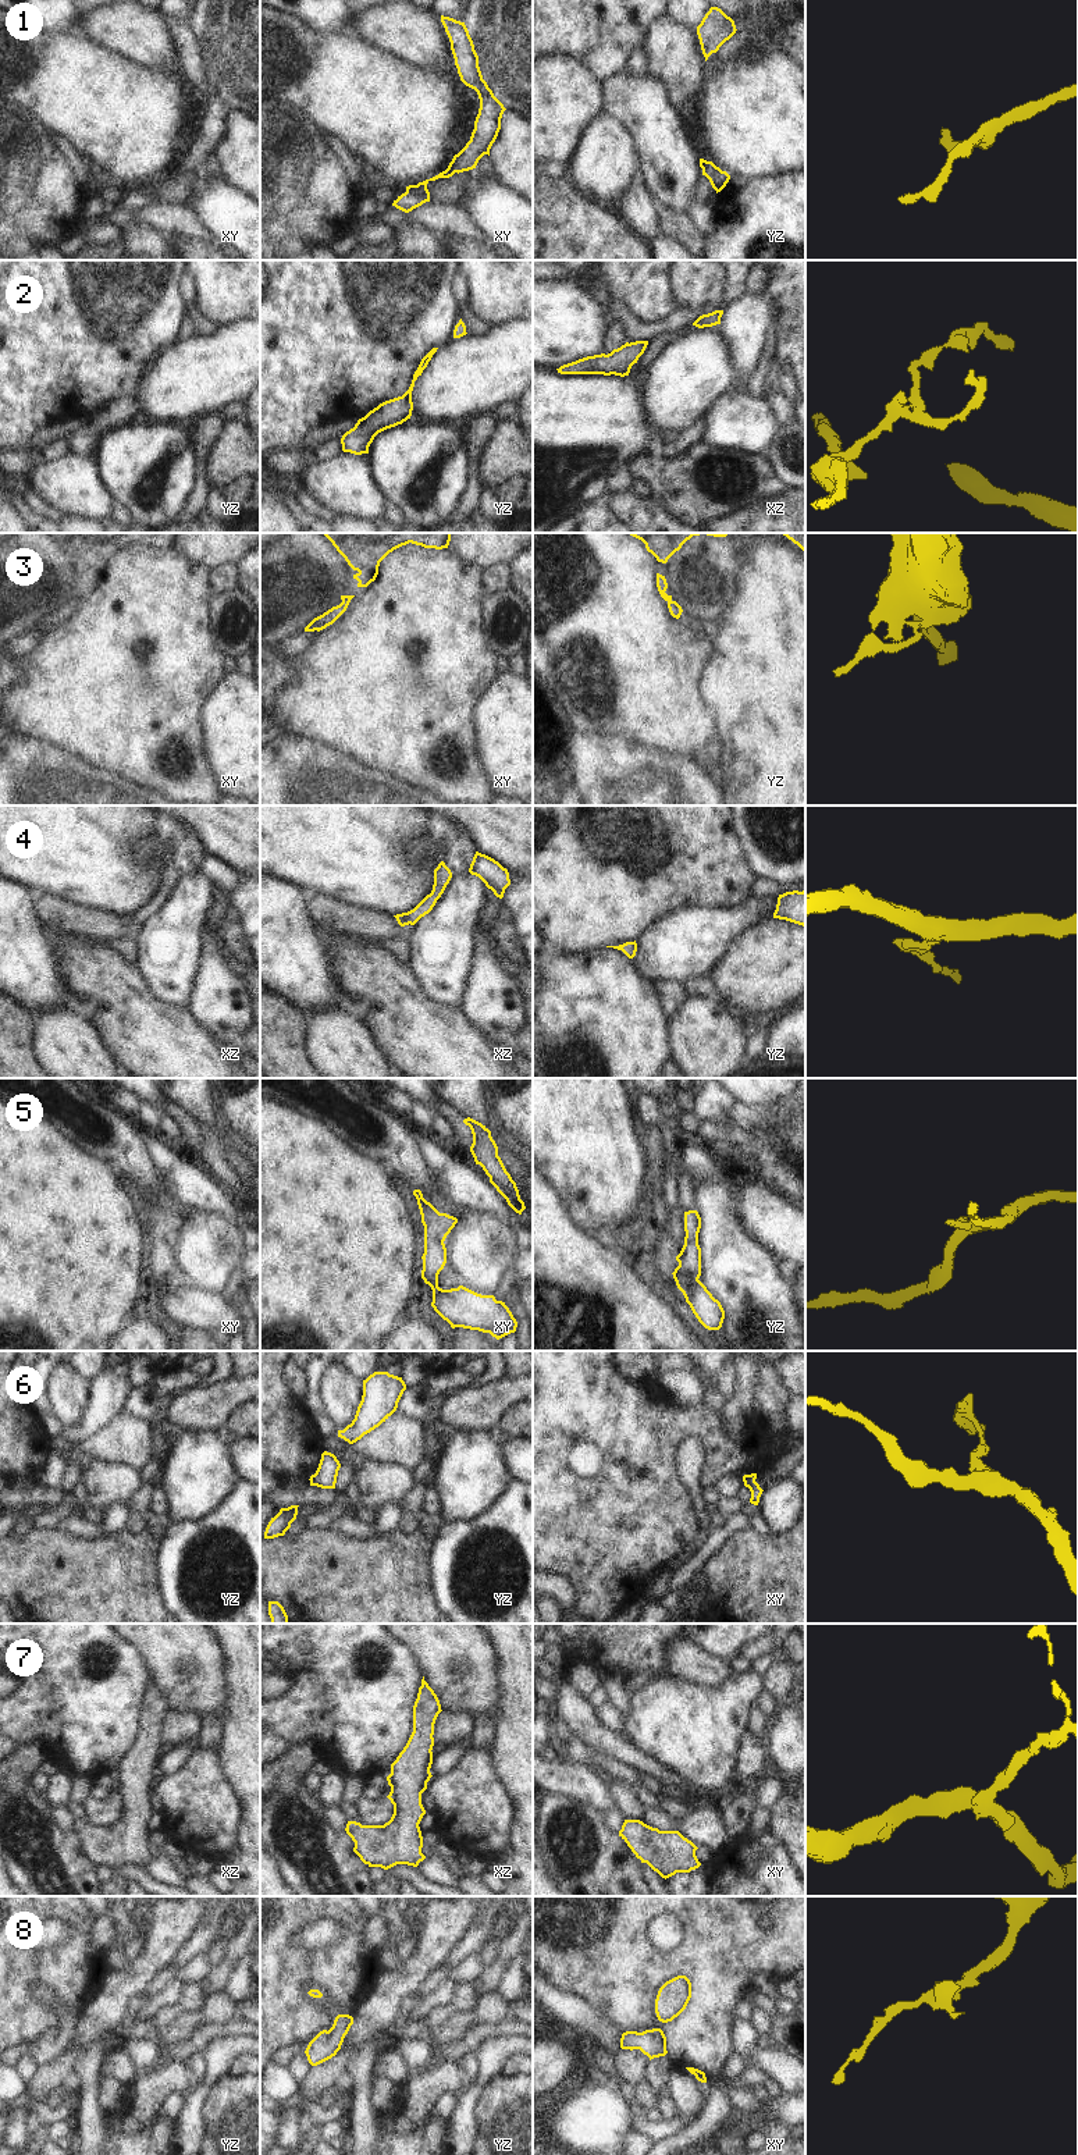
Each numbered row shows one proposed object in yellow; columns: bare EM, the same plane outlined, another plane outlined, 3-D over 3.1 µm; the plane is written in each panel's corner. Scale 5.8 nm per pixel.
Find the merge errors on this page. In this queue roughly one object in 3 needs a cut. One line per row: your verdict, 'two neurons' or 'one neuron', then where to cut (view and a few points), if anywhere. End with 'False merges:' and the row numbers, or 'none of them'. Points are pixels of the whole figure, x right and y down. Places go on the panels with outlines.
1: one neuron | no cut
2: one neuron | no cut
3: two neurons | yz (671, 600), (668, 603)
4: one neuron | no cut
5: two neurons | yz (700, 1282), (683, 1293)
6: one neuron | no cut
7: one neuron | no cut
8: one neuron | no cut
False merges: 3, 5

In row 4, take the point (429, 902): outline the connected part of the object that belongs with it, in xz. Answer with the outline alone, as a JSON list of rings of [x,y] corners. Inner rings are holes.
[[[444,861],[434,870],[434,885],[430,895],[427,895],[413,910],[394,915],[401,927],[415,925],[421,917],[428,914],[435,906],[437,900],[444,893],[447,885],[452,878],[451,870]]]

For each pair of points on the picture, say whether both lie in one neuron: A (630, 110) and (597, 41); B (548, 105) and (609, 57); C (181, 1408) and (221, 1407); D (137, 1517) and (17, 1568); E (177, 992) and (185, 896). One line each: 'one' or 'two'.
A: two
B: two
C: one
D: two
E: one

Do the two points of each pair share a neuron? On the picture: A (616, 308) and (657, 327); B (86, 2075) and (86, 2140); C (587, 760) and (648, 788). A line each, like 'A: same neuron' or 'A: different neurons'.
A: same neuron
B: same neuron
C: same neuron

